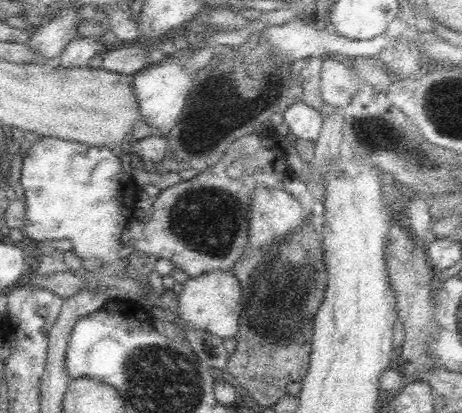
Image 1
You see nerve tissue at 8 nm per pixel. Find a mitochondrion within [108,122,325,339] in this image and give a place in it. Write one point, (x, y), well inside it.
(215, 236)

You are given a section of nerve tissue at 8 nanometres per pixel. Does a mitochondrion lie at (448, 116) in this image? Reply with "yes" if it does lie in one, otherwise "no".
yes

